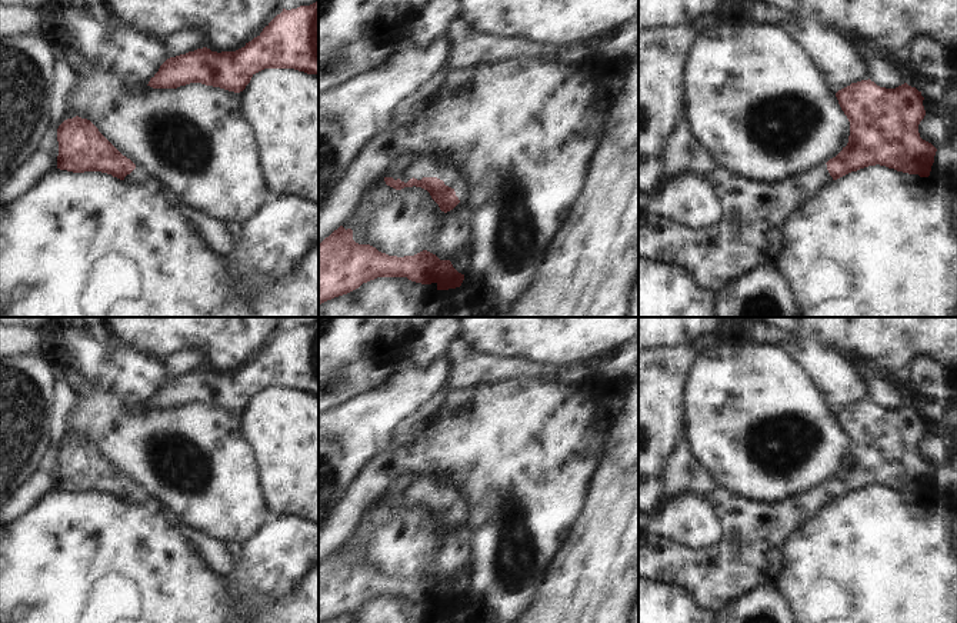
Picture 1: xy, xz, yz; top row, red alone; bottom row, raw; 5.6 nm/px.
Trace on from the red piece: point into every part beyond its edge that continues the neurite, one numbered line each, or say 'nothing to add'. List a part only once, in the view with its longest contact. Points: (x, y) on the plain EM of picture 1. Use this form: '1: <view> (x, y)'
1: xz (406, 487)

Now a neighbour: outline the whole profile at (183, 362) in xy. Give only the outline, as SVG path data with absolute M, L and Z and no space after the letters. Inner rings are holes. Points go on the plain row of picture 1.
M183 350L163 360L169 379L200 369L204 356L193 350Z

